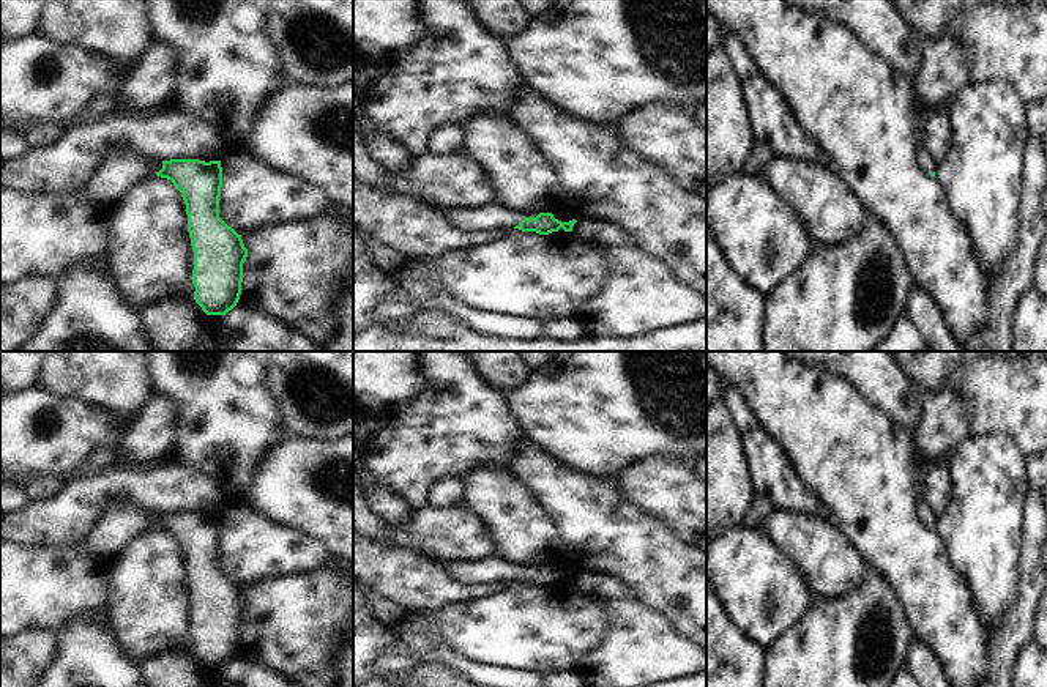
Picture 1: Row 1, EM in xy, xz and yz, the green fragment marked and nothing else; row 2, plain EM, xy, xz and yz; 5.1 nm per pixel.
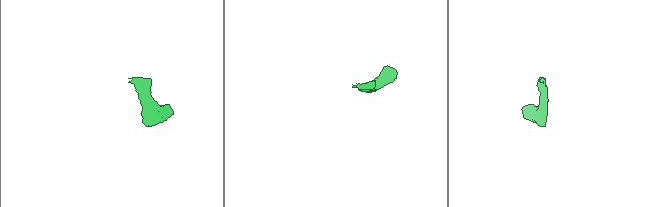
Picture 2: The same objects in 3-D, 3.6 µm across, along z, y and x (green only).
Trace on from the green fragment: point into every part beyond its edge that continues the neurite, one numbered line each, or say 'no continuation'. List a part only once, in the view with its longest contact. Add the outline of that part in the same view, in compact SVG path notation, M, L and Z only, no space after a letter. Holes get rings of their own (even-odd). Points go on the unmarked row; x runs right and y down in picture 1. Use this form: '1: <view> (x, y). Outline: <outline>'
1: xz (492, 571). Outline: M489 556L475 561L451 561L442 564L448 574L464 585L501 585L514 581L524 570L536 570L535 566L509 563L500 556Z

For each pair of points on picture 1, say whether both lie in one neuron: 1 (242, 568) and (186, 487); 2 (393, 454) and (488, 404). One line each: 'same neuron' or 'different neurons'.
1: different neurons
2: same neuron

